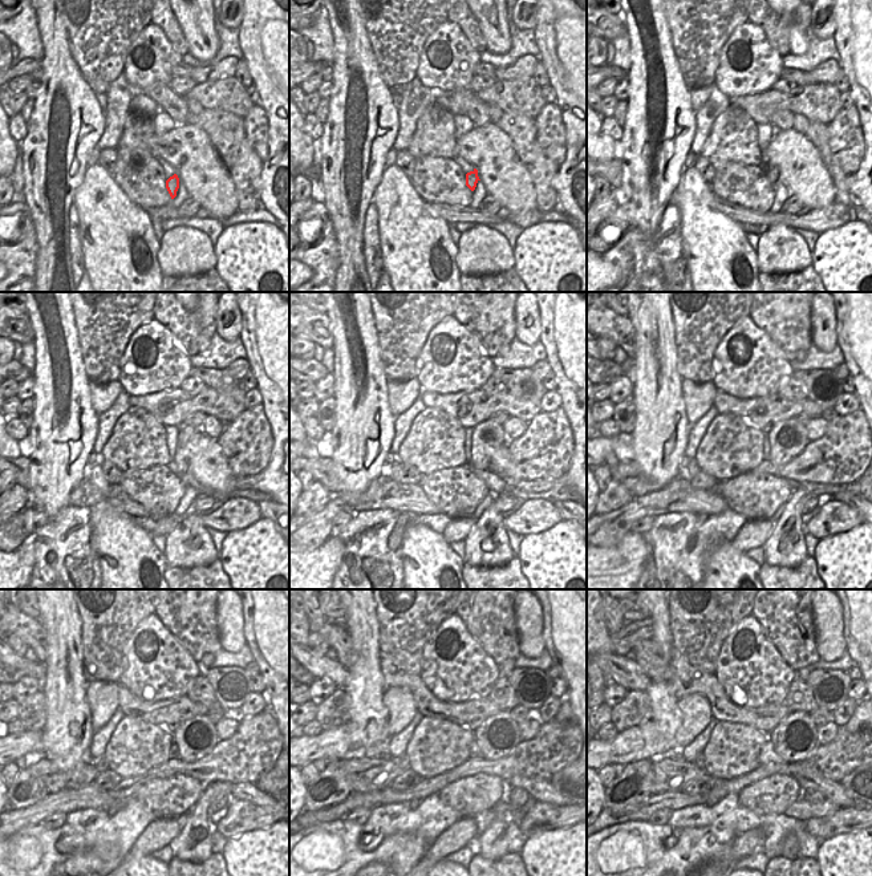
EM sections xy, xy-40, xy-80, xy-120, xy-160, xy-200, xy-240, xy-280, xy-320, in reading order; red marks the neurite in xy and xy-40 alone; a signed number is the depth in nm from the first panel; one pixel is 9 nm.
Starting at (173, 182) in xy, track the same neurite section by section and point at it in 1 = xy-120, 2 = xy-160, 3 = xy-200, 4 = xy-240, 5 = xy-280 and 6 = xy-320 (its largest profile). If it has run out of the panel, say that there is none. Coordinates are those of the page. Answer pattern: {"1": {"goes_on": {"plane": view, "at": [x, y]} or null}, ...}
{"1": {"goes_on": {"plane": "xy-120", "at": [181, 463]}}, "2": {"goes_on": {"plane": "xy-160", "at": [487, 437]}}, "3": {"goes_on": {"plane": "xy-200", "at": [787, 439]}}, "4": {"goes_on": {"plane": "xy-240", "at": [195, 738]}}, "5": {"goes_on": {"plane": "xy-280", "at": [498, 735]}}, "6": {"goes_on": {"plane": "xy-320", "at": [795, 738]}}}

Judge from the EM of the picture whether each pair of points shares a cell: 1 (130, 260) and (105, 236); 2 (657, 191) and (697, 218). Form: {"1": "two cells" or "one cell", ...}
{"1": "one cell", "2": "two cells"}

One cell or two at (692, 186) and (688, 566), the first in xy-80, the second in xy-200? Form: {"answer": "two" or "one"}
{"answer": "two"}

